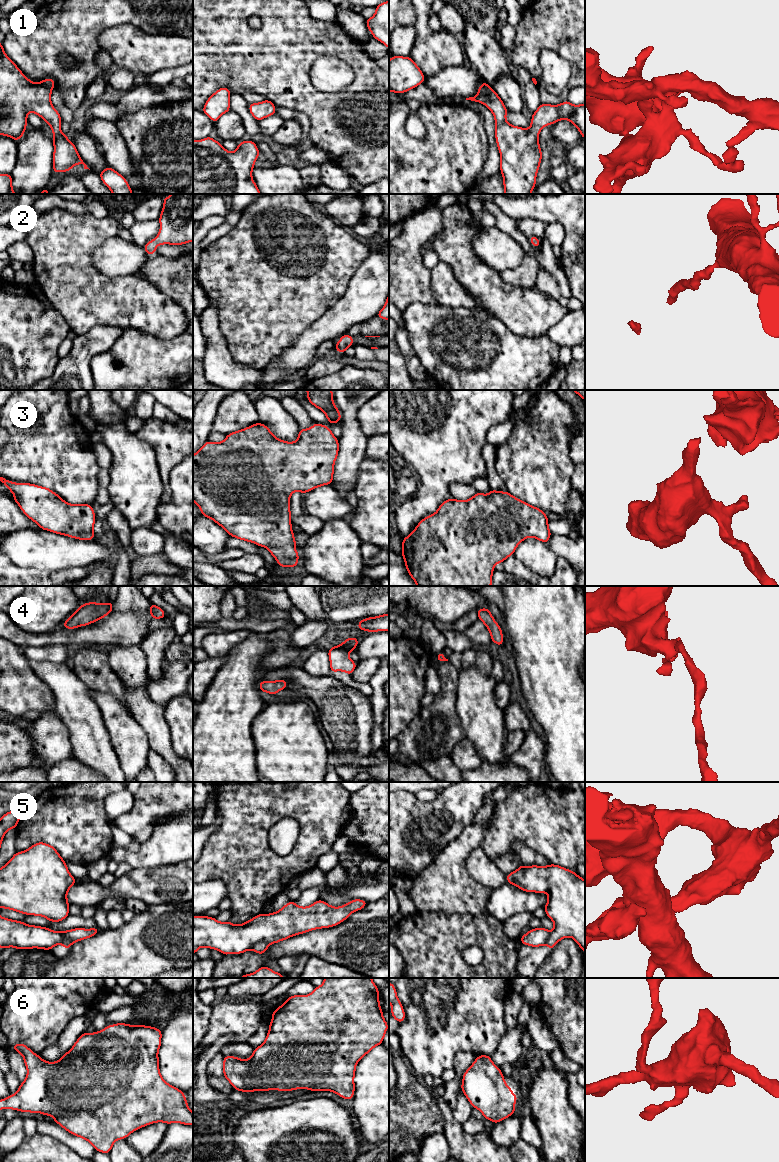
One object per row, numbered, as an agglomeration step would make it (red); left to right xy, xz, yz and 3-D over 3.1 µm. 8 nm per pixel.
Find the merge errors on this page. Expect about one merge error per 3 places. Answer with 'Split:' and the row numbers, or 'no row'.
Split: 5

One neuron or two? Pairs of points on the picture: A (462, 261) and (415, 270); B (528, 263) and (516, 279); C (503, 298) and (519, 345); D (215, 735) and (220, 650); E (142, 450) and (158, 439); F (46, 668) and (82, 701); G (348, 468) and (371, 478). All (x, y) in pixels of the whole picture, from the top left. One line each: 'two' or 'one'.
A: two
B: one
C: two
D: two
E: two
F: one
G: two

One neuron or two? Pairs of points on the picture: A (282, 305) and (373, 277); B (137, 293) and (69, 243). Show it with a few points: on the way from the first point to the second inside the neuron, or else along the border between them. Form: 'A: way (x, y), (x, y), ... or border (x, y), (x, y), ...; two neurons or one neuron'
A: border (360, 265), (351, 277), (345, 293), (334, 304); two neurons
B: way (117, 293), (107, 293), (77, 263); one neuron

